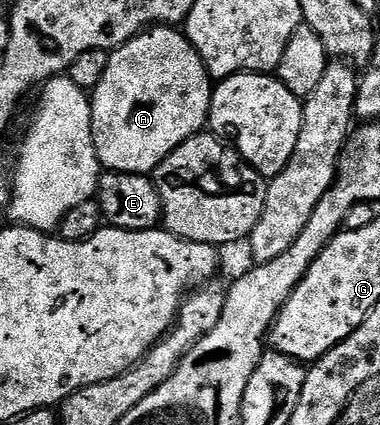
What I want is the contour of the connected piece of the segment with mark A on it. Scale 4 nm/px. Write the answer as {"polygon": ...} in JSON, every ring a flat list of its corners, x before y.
{"polygon":[[160,28,151,31,147,38,143,41,144,49,141,50,137,56,132,56,129,60,124,60,116,68,116,73,105,82,100,88,100,93,97,96,91,97,90,103,92,105,92,129,96,137,96,153,100,159,101,169,107,170,112,174,123,174,126,176,148,176,152,171,167,158,171,152,176,152,183,146,187,140,195,141,200,131,203,130,207,124,210,124,210,117,214,112,214,104,212,108,212,87,214,81,208,75,208,68,202,62,202,58,196,52,196,47,188,40,187,35,183,31,172,28]]}

